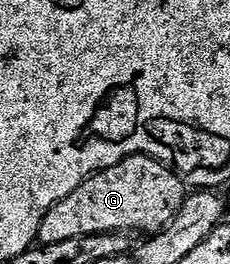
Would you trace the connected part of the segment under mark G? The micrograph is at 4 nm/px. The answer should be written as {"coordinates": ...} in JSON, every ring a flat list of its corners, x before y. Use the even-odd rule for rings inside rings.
{"coordinates":[[132,154,119,164,92,174,71,192,71,196,53,205,47,216,43,216,43,224,39,224,37,242,46,246,72,240,75,236,133,232,133,229,137,229,141,236,157,234,184,211,186,197,186,183,176,170,159,158]]}

